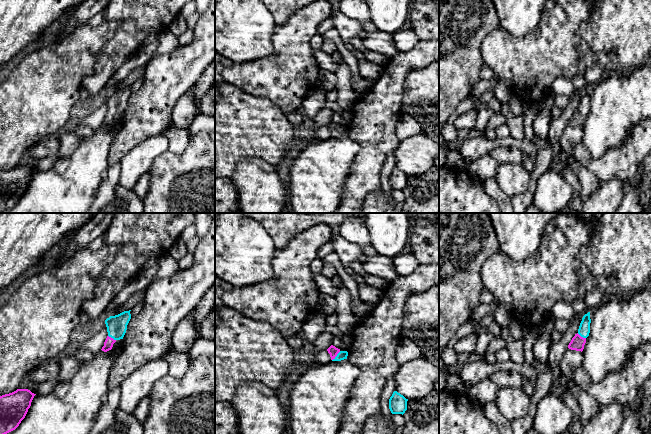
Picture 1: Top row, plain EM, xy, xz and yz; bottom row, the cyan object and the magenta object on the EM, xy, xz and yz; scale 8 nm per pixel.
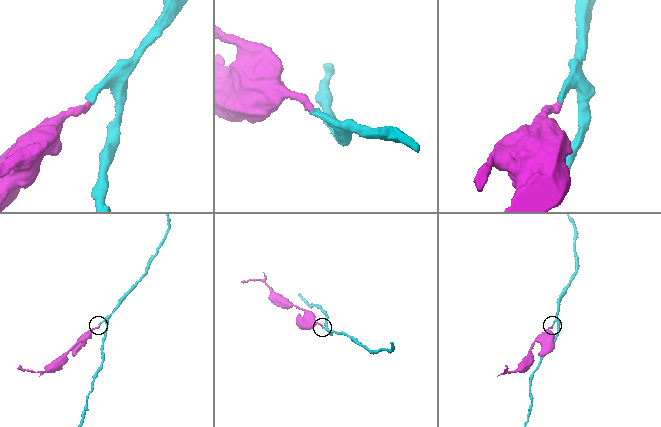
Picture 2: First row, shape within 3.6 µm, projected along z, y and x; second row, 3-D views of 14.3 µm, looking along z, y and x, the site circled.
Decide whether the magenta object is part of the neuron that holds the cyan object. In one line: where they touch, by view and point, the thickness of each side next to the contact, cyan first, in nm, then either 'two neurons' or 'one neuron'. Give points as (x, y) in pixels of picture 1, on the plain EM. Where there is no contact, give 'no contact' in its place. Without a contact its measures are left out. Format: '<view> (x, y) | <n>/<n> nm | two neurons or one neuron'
xz (336, 132) | 70/80 nm | one neuron

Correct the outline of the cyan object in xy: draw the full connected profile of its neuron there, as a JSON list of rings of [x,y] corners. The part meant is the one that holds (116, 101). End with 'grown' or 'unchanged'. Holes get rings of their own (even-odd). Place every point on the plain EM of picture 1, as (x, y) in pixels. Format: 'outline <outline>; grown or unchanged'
outline [[[124,87],[118,91],[110,92],[105,96],[108,112],[101,125],[102,127],[107,128],[111,126],[117,116],[123,115],[127,101],[131,95],[130,87]]]; grown

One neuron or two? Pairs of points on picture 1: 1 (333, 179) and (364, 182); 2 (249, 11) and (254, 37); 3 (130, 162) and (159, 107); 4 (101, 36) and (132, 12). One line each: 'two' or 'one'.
1: two
2: one
3: two
4: two

